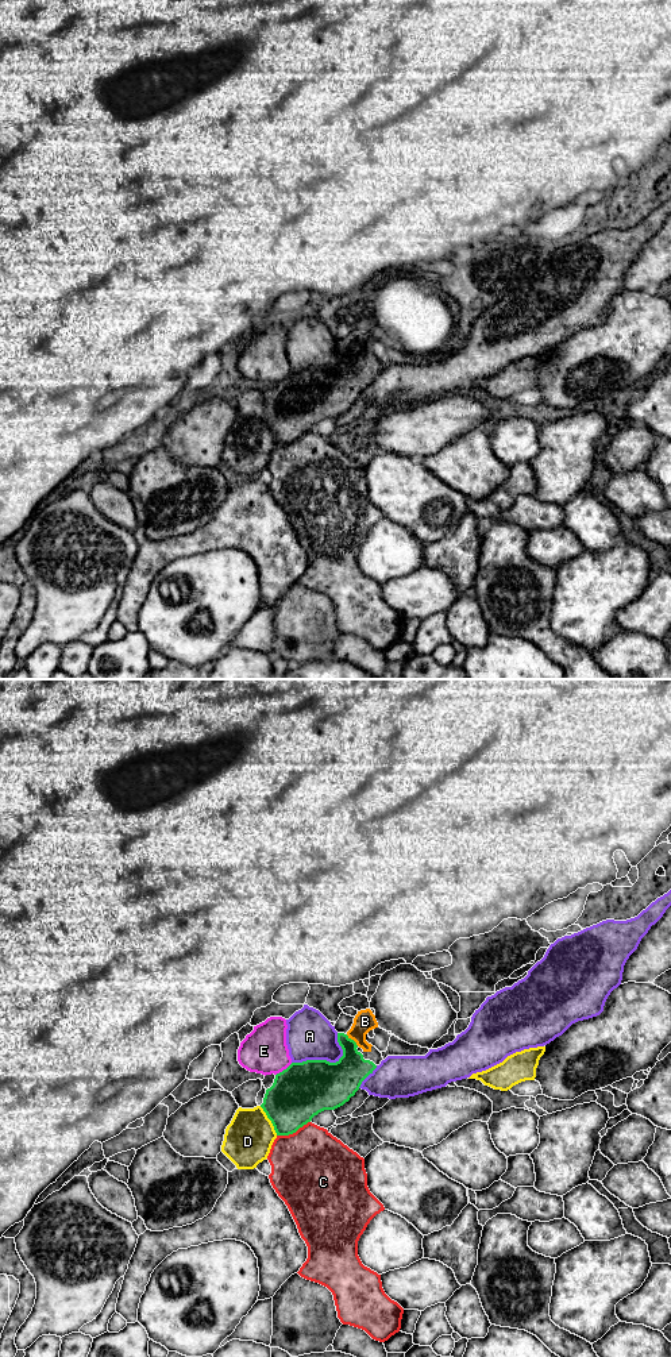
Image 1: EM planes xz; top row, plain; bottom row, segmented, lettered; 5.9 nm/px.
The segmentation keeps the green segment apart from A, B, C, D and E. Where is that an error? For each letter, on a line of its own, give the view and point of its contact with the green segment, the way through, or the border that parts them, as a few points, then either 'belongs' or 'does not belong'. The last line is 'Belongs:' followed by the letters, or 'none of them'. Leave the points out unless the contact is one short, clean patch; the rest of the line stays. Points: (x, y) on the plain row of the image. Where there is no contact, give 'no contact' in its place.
A: contact xz (327, 370); does not belong
B: contact xz (353, 349); way xz (342, 388), (350, 380), (353, 349), (365, 330); belongs
C: contact xz (293, 440); border xz (309, 430), (292, 442), (277, 444); does not belong
D: contact xz (270, 428); does not belong
E: contact xz (284, 378); border xz (292, 371), (276, 384); does not belong
Belongs: B

